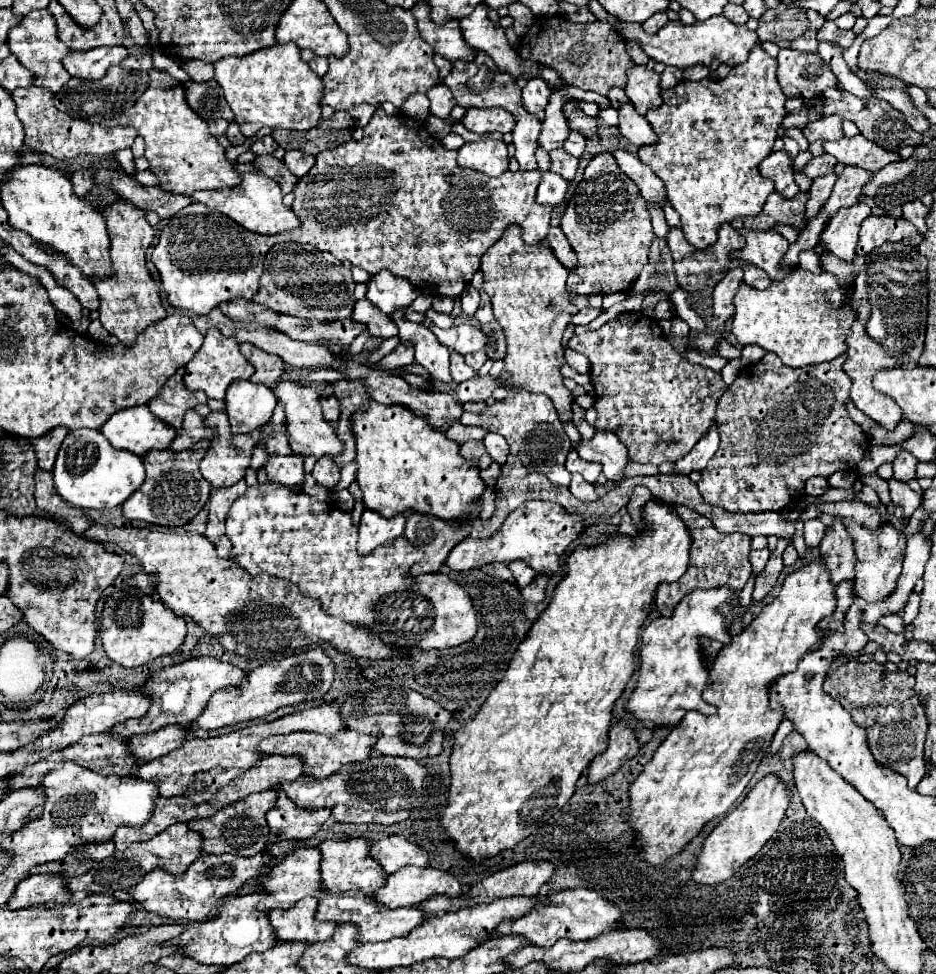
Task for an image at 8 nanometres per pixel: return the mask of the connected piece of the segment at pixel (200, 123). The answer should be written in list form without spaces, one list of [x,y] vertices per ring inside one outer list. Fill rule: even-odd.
[[[154,69],[149,71],[149,77],[149,88],[137,104],[116,118],[119,125],[135,126],[137,134],[145,140],[145,158],[151,164],[151,172],[159,178],[161,188],[171,190],[173,194],[191,196],[197,190],[237,186],[241,176],[235,170],[235,162],[225,158],[225,148],[209,132],[207,122],[187,106],[183,84]]]

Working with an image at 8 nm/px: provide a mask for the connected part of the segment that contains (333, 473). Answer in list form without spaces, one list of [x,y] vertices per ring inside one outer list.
[[[319,458],[319,462],[313,468],[313,478],[319,486],[325,486],[327,490],[333,490],[341,480],[339,466],[335,462],[331,462],[329,458]]]

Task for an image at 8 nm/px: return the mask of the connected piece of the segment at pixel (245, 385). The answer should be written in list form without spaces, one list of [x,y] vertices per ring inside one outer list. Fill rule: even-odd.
[[[235,380],[227,390],[225,404],[227,404],[225,412],[227,412],[227,418],[229,418],[231,430],[235,434],[249,434],[249,432],[255,432],[257,428],[265,426],[271,420],[277,398],[275,398],[273,390],[263,386],[263,384],[253,384],[251,380]]]

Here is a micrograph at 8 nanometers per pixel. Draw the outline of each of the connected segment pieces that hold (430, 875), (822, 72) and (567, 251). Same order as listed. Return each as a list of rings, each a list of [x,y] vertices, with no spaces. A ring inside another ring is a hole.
[[[405,866],[395,874],[387,876],[385,886],[373,892],[371,898],[385,904],[387,908],[403,908],[421,904],[427,898],[439,894],[455,898],[461,894],[461,884],[451,874],[441,870]]]
[[[781,50],[777,80],[787,98],[811,100],[821,96],[827,88],[837,86],[837,78],[819,54]]]
[[[551,228],[549,234],[547,234],[547,244],[551,248],[551,252],[555,254],[555,258],[567,268],[567,270],[573,270],[577,266],[577,256],[571,248],[571,244],[567,242],[565,234],[561,228]]]

